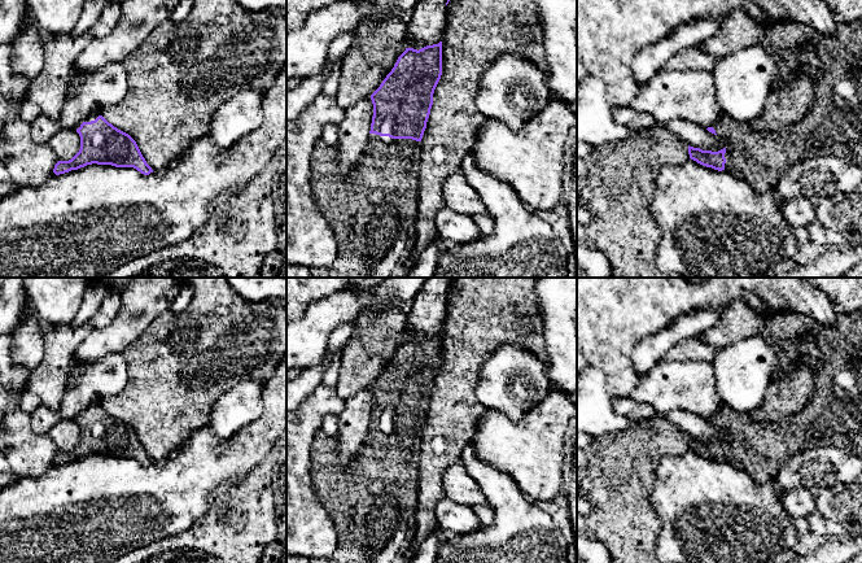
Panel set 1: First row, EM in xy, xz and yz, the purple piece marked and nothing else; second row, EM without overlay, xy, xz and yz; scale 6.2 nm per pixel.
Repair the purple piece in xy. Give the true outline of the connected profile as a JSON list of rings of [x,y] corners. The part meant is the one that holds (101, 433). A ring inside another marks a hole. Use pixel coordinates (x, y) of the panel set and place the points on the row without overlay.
[[[100,401],[92,402],[75,420],[80,427],[80,440],[71,450],[54,455],[56,466],[92,454],[134,458],[144,466],[153,463],[136,432],[109,414]]]

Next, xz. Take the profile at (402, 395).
[[[442,332],[419,341],[406,339],[371,385],[371,422],[351,467],[341,467],[337,436],[316,432],[311,446],[311,485],[334,524],[338,541],[328,558],[314,558],[311,563],[408,563],[416,532],[421,429],[441,366]]]

